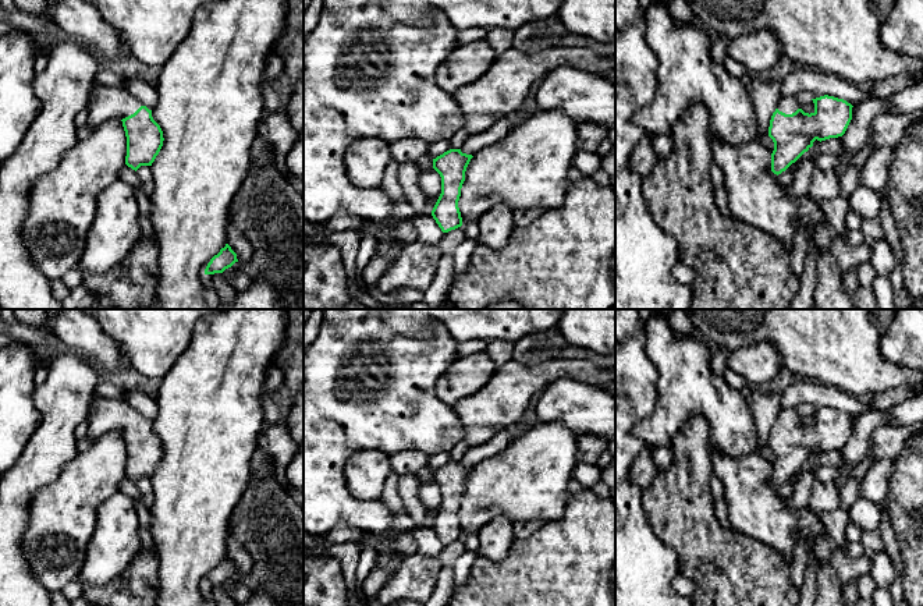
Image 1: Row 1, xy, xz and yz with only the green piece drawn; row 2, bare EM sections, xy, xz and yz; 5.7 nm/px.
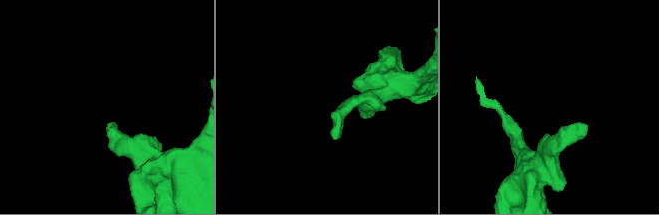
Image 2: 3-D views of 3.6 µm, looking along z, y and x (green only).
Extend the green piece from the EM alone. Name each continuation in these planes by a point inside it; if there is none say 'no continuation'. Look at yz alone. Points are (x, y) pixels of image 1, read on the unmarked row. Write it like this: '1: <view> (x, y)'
1: yz (788, 417)

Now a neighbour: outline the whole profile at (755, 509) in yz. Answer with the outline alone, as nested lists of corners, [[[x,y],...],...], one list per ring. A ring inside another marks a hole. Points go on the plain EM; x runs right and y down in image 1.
[[[713,451],[710,456],[713,472],[724,486],[723,500],[728,507],[729,524],[735,532],[741,532],[774,549],[789,564],[792,563],[795,547],[802,541],[806,541],[806,546],[810,547],[824,539],[823,515],[812,511],[809,506],[794,510],[788,504],[788,499],[782,499],[778,495],[778,488],[771,483],[771,465],[762,454],[755,451],[732,458]]]

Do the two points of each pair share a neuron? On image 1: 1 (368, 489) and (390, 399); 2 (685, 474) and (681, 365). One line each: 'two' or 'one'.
1: two
2: two

